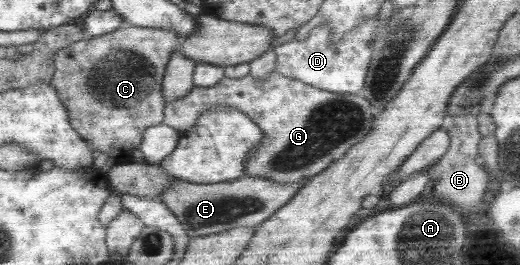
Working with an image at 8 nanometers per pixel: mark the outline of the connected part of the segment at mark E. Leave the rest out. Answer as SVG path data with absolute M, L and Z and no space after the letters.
M254 176L241 177L236 181L214 182L208 184L176 180L164 190L157 200L166 204L182 225L189 240L232 230L236 226L256 228L270 218L279 208L296 196L296 192L308 183L311 178L302 182L276 183L266 178Z

